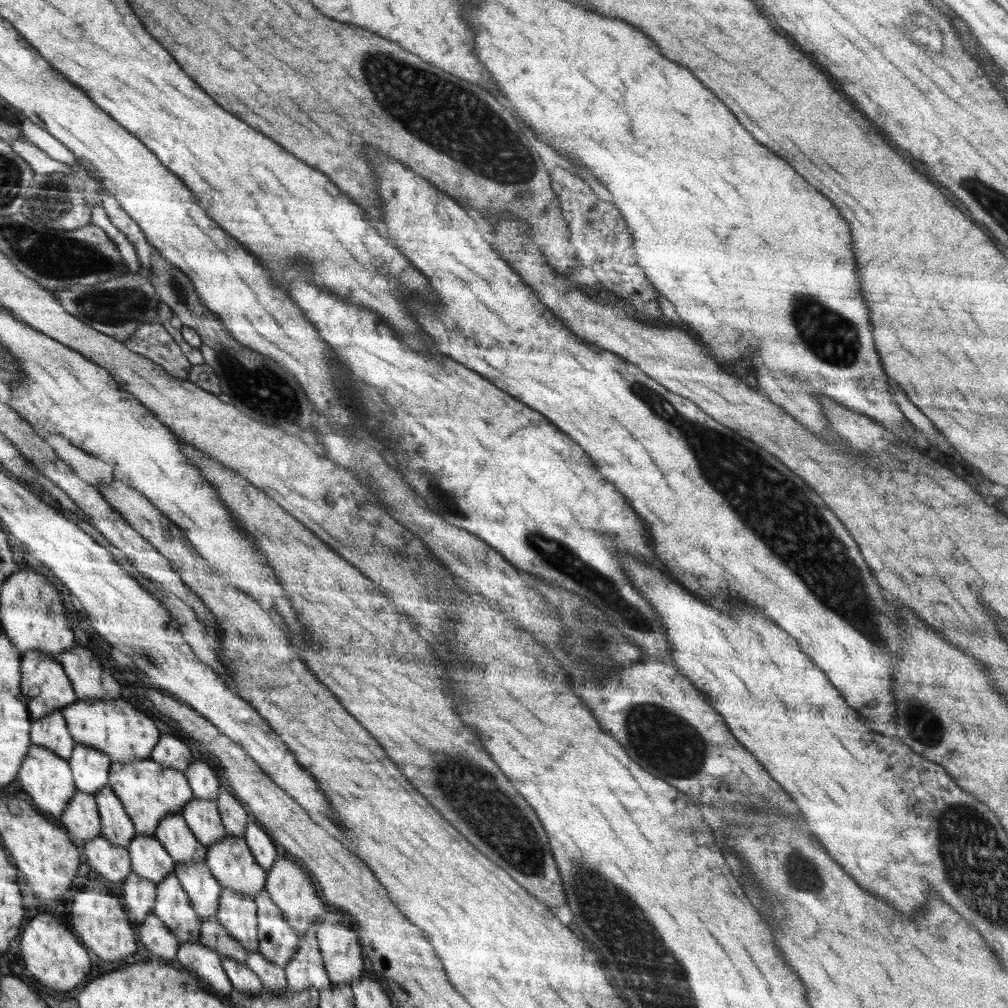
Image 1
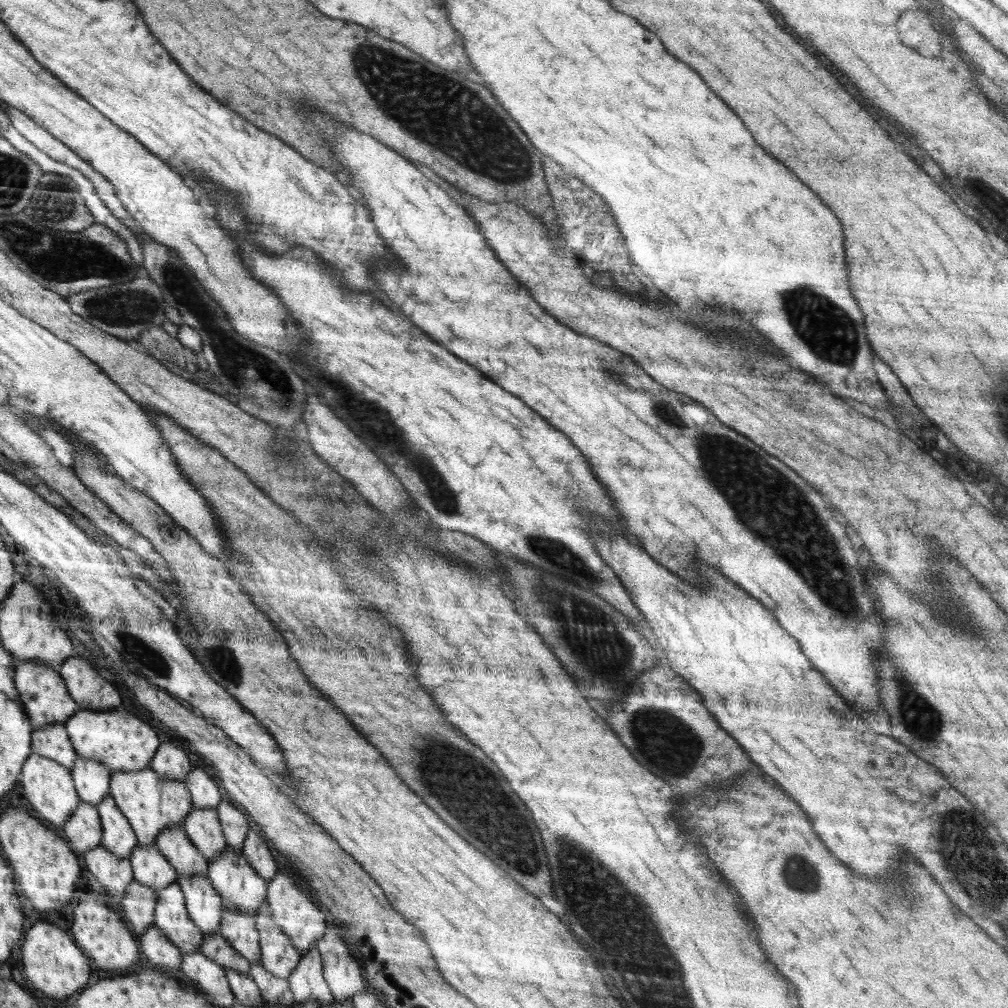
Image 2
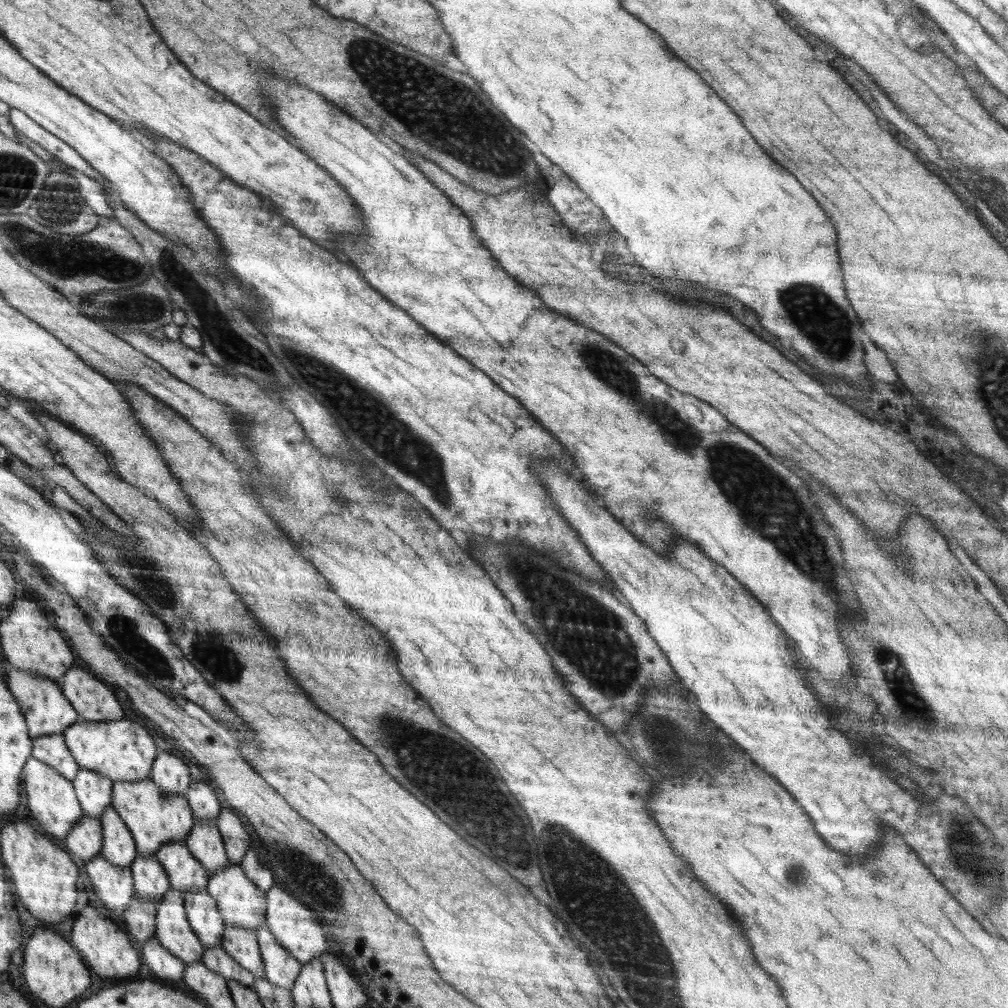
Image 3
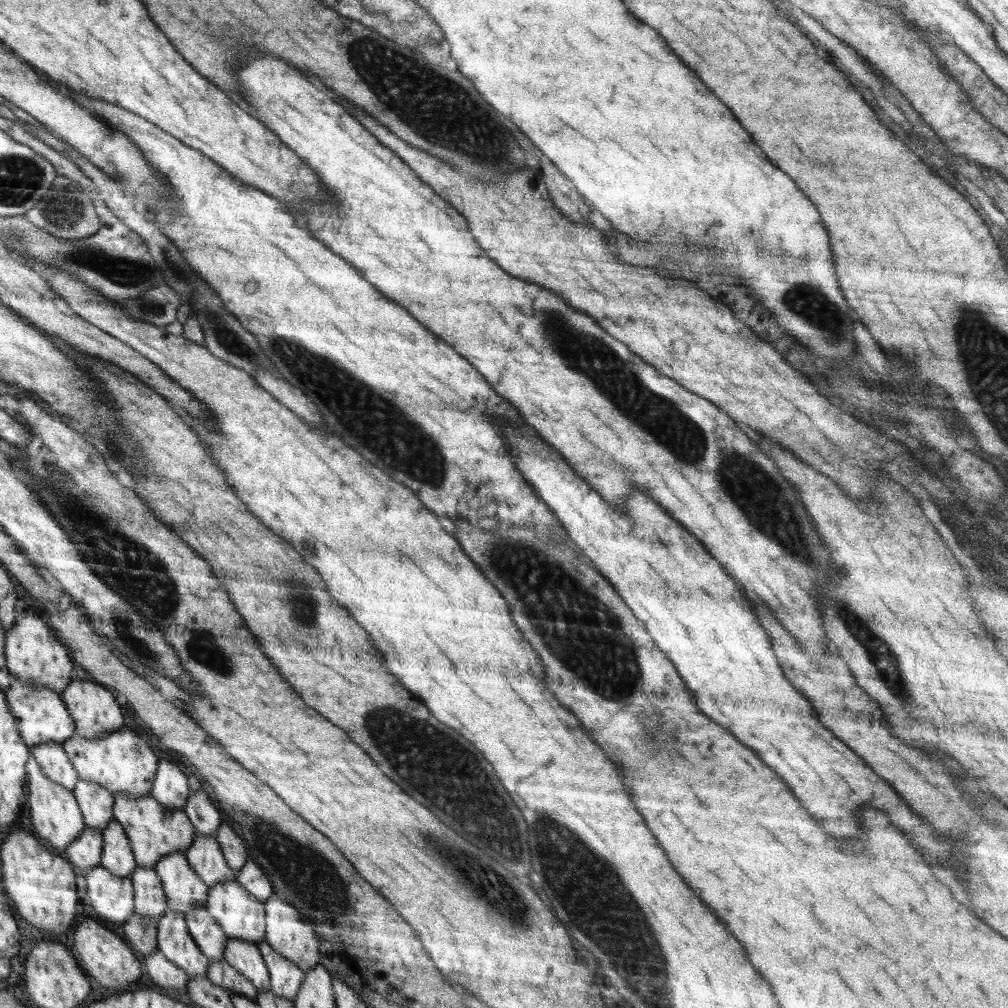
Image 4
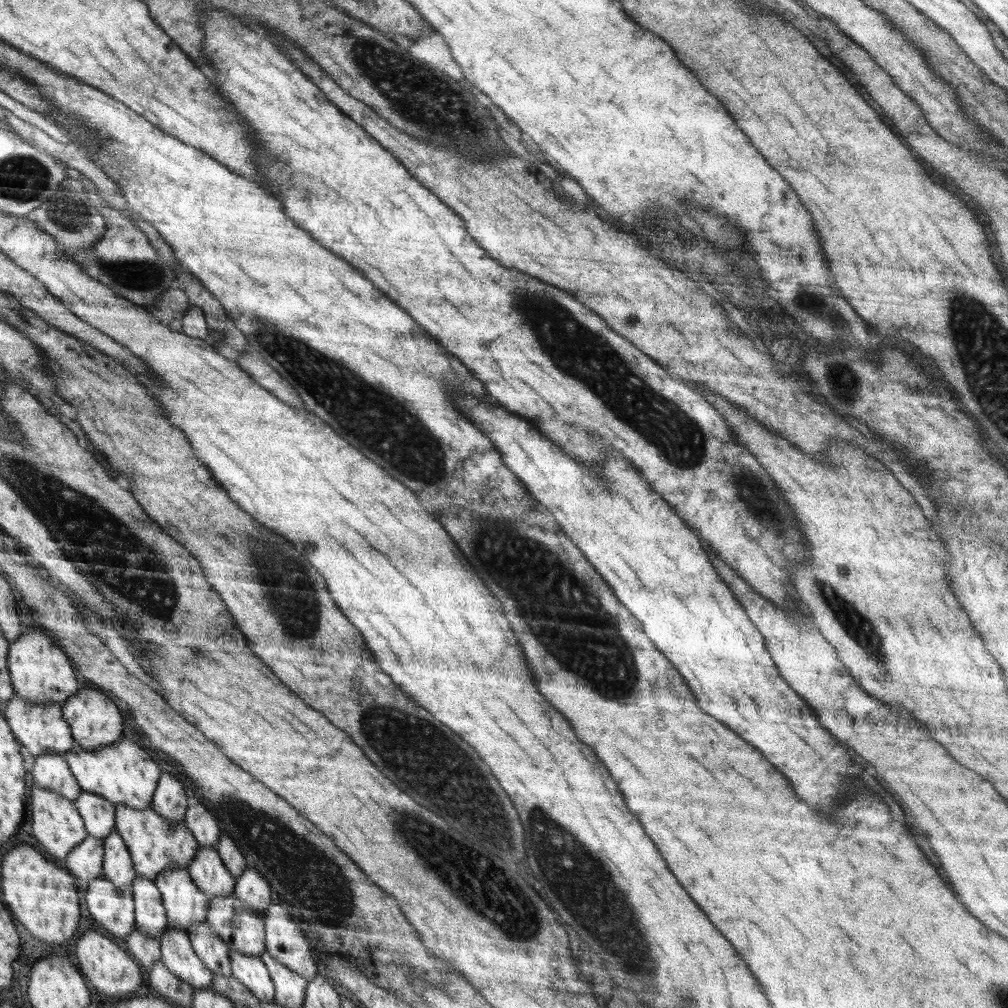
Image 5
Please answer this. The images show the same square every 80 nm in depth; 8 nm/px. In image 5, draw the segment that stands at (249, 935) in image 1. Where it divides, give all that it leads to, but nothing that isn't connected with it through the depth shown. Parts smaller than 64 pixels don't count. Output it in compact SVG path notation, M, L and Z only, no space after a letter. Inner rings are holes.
M229 951L231 975L237 978L262 1003L275 1000L275 988L266 965L260 957Z

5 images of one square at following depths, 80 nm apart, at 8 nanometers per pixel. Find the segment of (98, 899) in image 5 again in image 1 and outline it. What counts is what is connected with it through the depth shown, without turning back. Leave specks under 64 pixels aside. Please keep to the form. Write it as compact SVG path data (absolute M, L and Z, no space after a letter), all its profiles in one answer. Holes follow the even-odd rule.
M96 836L83 844L88 864L105 882L120 890L124 879L132 872L129 850L112 844L106 837Z

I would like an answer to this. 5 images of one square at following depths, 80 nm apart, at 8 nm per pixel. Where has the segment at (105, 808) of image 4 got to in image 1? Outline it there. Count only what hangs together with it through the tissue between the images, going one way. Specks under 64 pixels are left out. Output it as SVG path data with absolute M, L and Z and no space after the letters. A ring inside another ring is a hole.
M75 743L70 763L76 788L96 796L110 782L110 757L100 749Z

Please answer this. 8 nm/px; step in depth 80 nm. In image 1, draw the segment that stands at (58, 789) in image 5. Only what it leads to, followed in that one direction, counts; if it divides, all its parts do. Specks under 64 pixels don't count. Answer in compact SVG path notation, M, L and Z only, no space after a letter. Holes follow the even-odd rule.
M54 711L32 723L32 744L42 745L70 763L75 745L67 727L66 719L60 711Z

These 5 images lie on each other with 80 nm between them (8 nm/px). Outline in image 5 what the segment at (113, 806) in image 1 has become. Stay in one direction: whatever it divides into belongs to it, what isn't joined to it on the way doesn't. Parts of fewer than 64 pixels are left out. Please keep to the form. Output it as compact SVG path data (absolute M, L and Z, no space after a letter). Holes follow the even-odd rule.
M115 829L103 840L106 853L103 856L103 874L119 887L130 887L137 876L128 847Z

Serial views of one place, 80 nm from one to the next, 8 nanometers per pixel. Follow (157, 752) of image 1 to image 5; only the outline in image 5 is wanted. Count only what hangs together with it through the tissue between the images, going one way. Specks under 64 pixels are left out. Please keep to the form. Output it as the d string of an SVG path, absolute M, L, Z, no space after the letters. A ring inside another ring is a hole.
M168 772L160 776L160 784L156 788L153 809L170 824L184 824L187 811L187 796L182 782Z

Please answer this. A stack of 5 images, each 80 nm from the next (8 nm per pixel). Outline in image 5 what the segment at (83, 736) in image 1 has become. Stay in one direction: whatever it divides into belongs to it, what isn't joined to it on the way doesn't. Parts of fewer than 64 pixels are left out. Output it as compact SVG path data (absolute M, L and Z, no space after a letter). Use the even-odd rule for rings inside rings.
M120 737L117 743L94 750L85 749L75 742L63 757L81 790L102 796L116 807L118 805L128 805L135 809L152 807L154 790L159 786L160 770L154 764L154 760L146 754L146 750L140 748L134 740Z

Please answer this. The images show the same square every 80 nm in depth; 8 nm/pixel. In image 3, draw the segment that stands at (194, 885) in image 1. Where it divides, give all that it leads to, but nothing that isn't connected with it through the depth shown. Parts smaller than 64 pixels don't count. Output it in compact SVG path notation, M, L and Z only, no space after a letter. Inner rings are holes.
M207 888L185 893L183 902L186 918L194 934L206 949L221 944L226 924Z

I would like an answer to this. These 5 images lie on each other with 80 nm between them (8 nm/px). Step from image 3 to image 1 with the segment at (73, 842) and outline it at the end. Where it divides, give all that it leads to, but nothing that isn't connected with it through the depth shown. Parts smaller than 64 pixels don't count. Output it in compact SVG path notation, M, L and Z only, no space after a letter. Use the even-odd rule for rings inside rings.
M78 790L59 819L68 830L71 840L81 847L87 840L101 835L103 826L99 817L98 802L95 796L86 792Z

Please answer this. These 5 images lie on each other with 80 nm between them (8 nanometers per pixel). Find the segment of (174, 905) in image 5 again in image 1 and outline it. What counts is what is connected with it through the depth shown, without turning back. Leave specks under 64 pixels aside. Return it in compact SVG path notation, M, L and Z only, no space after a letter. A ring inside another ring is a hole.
M170 813L154 832L154 836L164 844L176 864L204 861L207 849L188 828L183 813Z

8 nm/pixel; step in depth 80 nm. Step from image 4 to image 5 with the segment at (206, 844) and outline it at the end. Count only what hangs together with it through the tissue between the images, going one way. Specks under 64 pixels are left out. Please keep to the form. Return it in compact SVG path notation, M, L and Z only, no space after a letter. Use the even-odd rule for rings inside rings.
M199 847L187 869L209 901L230 896L235 890L236 880L224 866L217 847Z

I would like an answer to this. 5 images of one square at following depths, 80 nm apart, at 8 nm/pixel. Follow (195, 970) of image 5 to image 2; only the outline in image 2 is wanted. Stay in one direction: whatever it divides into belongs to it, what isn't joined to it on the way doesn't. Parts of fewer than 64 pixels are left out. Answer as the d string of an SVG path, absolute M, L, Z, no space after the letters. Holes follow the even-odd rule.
M174 882L156 896L154 925L182 954L200 950L204 934L188 914L181 886Z

